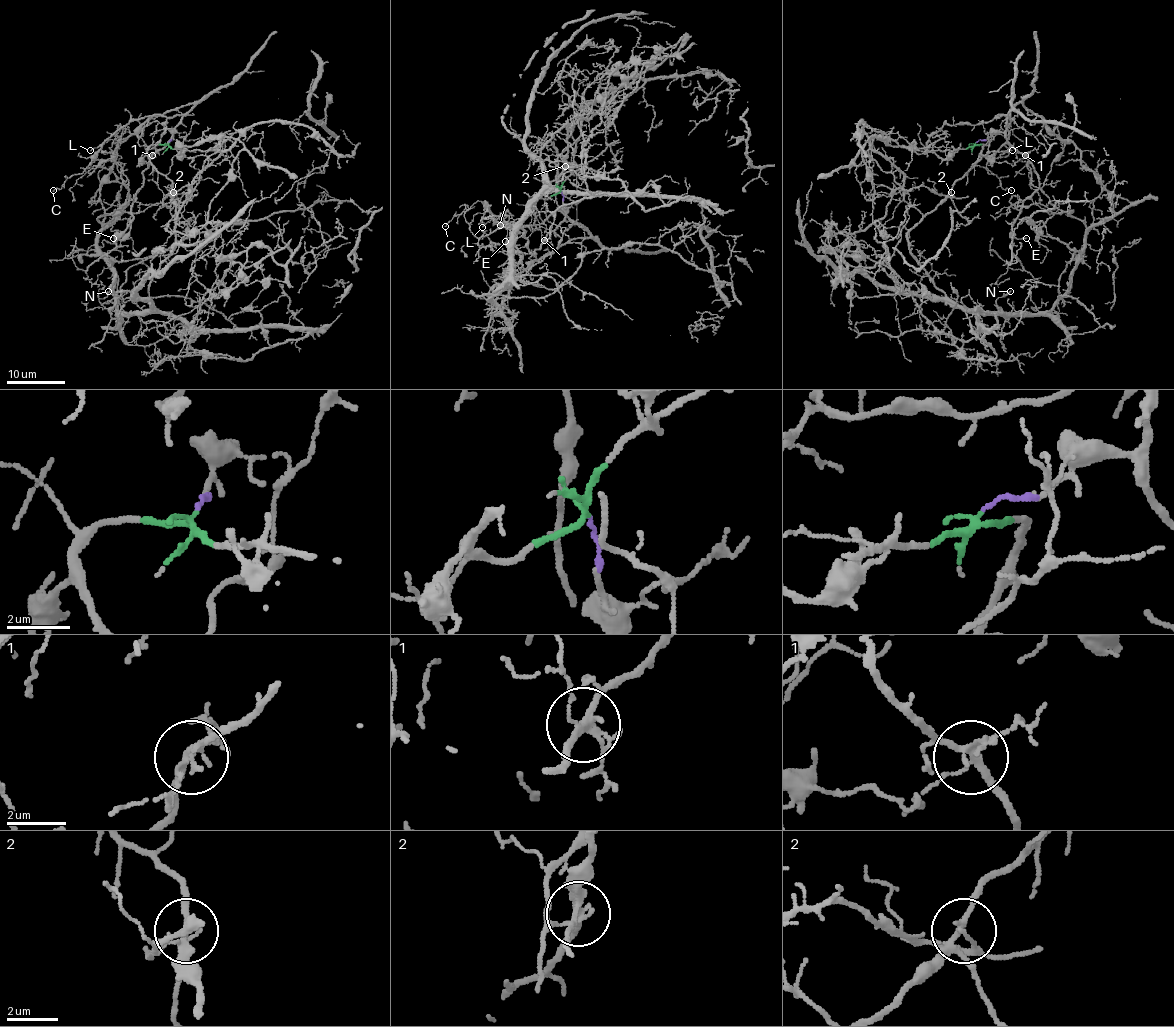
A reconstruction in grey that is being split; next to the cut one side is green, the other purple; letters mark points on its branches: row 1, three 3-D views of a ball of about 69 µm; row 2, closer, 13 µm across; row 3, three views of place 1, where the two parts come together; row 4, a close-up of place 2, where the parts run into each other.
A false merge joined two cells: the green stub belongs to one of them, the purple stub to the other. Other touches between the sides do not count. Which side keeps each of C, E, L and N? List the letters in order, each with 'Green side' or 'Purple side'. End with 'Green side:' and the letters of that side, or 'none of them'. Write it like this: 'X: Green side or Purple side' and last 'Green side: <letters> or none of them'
C: Purple side
E: Purple side
L: Purple side
N: Green side
Green side: N

